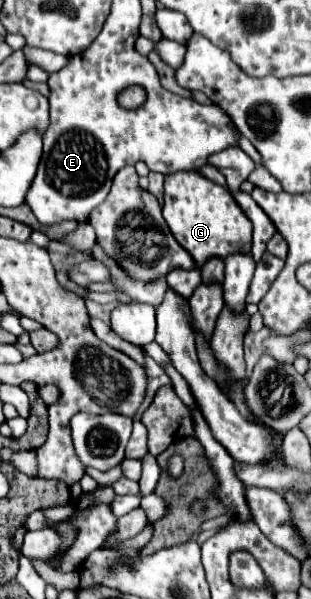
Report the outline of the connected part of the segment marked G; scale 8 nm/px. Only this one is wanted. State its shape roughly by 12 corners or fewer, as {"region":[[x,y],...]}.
{"region":[[199,170],[165,176],[163,218],[197,268],[251,248],[251,222]]}

